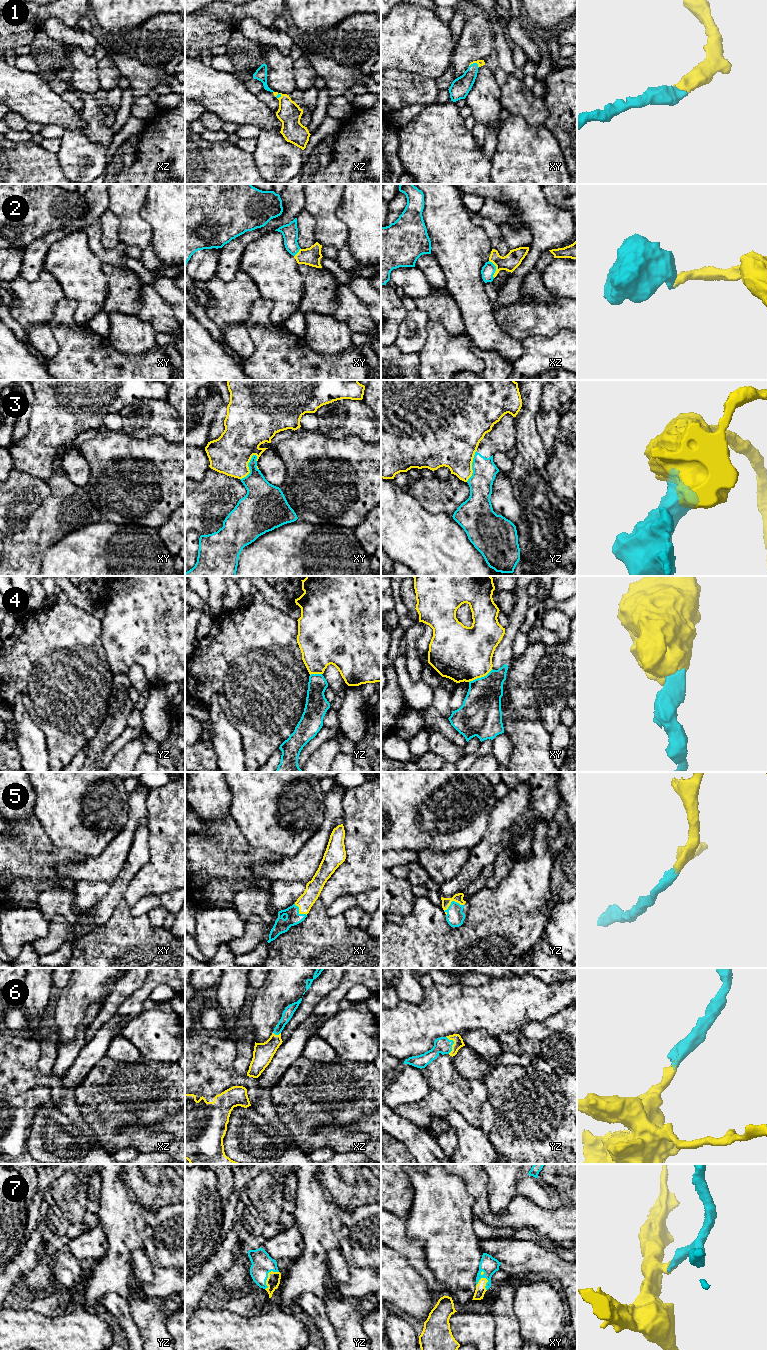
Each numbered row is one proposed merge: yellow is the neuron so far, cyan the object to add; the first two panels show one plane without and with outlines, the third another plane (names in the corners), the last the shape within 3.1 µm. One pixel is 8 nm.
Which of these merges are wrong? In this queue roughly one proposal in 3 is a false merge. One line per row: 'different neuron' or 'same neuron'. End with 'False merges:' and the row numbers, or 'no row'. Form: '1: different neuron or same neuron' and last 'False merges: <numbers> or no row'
1: same neuron
2: same neuron
3: different neuron
4: different neuron
5: same neuron
6: same neuron
7: same neuron
False merges: 3, 4

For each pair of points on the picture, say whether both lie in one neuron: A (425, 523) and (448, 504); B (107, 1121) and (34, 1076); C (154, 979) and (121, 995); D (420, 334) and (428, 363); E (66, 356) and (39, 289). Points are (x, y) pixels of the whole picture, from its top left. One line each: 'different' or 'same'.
A: different
B: different
C: different
D: different
E: different

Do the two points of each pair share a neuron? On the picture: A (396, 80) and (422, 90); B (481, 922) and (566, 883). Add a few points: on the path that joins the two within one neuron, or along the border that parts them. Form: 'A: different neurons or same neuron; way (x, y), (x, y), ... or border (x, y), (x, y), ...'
A: same neuron; way (402, 86), (404, 88), (416, 89)
B: different neurons; border (554, 867), (550, 879), (550, 900), (547, 913)

